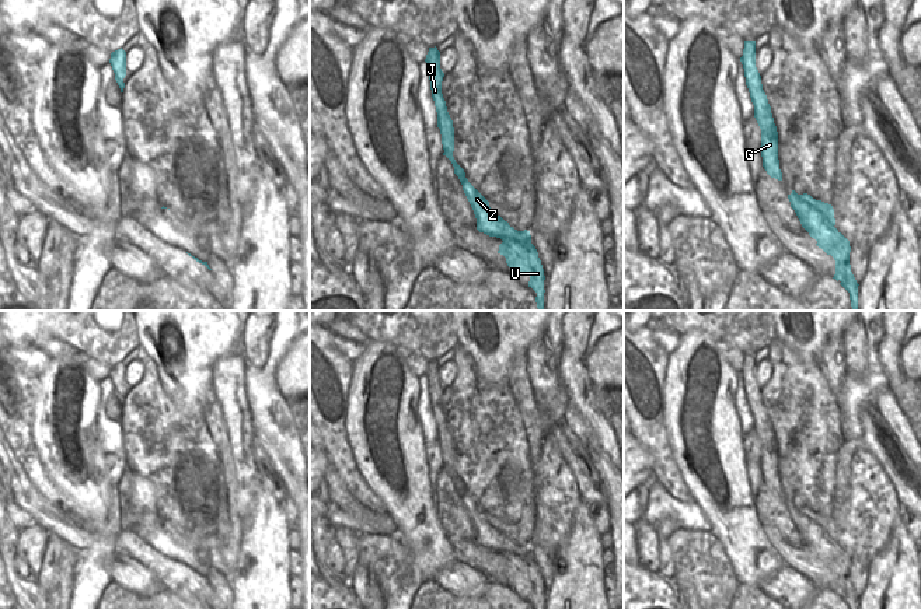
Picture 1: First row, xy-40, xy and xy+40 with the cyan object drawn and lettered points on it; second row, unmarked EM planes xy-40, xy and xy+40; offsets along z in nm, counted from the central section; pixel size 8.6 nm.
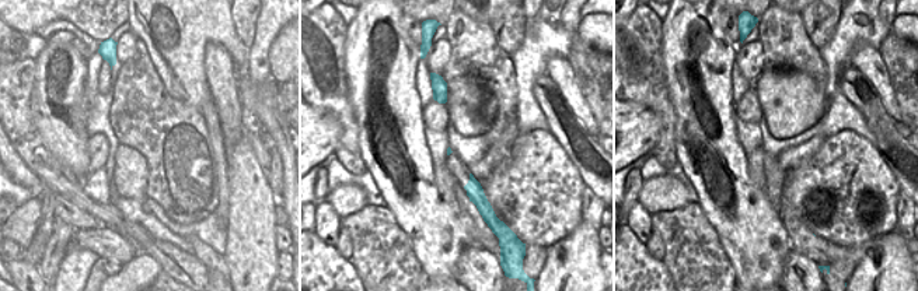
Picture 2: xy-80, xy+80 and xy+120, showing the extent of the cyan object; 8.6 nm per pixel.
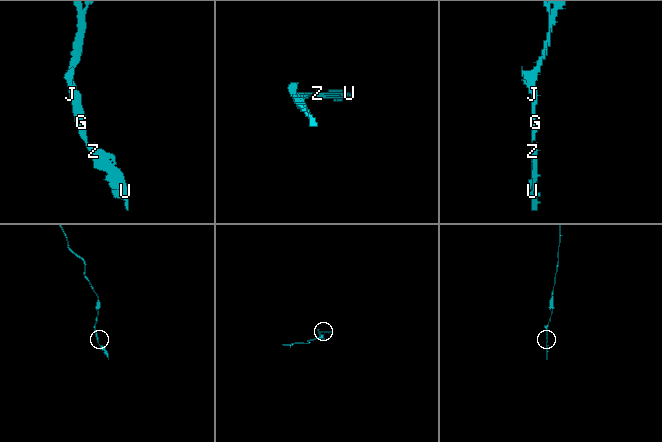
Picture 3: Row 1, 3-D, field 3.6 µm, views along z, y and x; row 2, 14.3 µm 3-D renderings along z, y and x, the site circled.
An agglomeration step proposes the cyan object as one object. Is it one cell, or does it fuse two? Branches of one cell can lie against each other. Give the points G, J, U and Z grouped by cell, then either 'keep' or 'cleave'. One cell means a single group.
G J U Z; keep

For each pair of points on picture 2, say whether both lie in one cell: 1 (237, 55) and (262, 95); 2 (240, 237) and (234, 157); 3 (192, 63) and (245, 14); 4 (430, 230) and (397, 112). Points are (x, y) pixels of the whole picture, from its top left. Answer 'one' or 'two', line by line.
1: two
2: one
3: two
4: one

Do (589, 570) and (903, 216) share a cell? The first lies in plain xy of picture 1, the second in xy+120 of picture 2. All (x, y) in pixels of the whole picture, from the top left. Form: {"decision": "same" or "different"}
{"decision": "different"}

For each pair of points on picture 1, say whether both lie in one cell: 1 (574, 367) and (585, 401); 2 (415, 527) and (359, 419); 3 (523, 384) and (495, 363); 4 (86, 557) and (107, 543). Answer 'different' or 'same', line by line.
1: same
2: same
3: different
4: different

